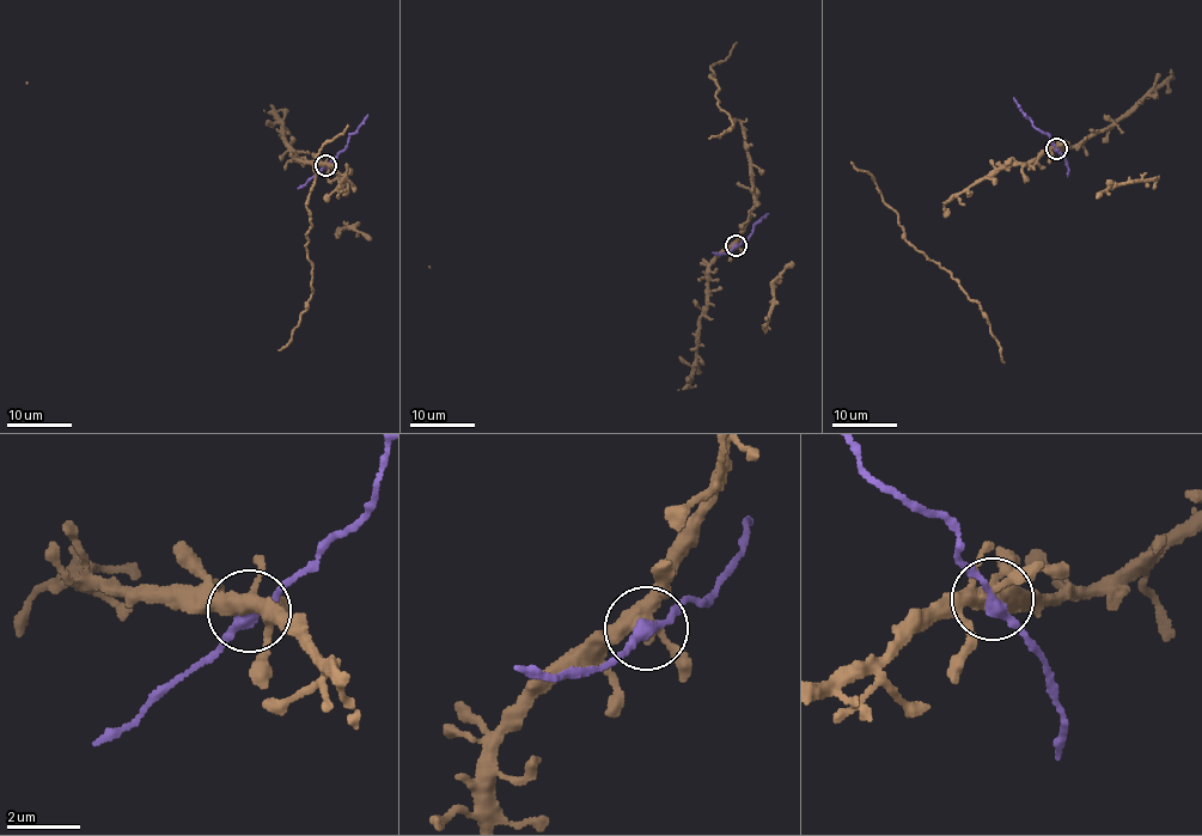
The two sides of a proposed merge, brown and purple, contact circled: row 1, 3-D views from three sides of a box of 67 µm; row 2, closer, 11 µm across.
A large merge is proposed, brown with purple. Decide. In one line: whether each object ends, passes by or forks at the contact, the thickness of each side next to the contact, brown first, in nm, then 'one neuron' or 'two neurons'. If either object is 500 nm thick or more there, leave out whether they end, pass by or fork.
brown forks; purple passes by; calibres 320 and 280 nm; one neuron

